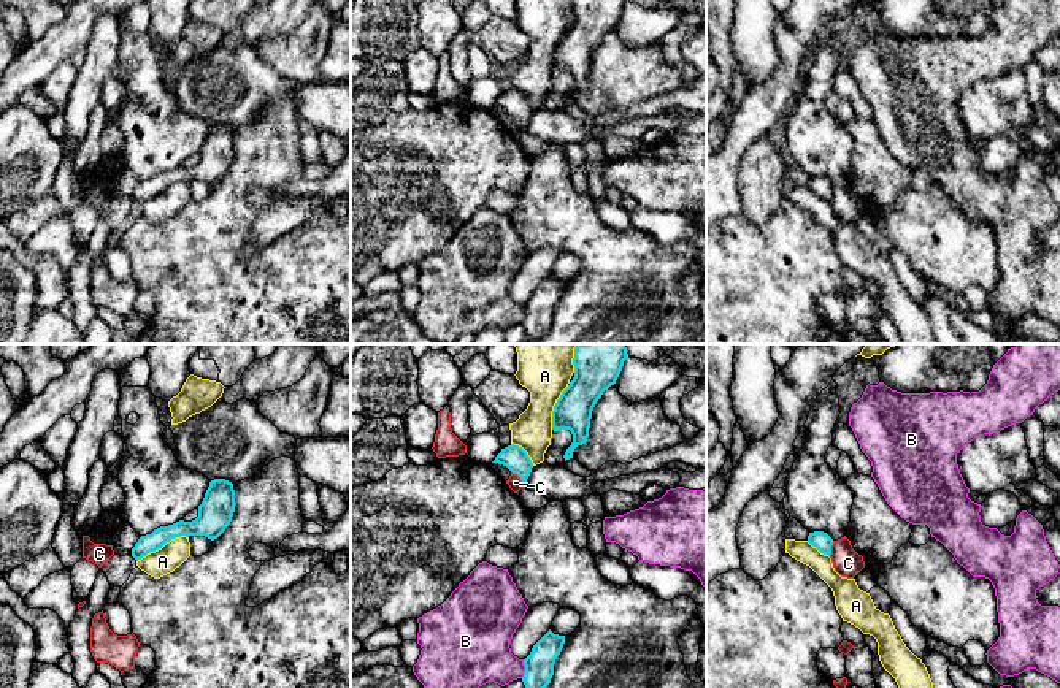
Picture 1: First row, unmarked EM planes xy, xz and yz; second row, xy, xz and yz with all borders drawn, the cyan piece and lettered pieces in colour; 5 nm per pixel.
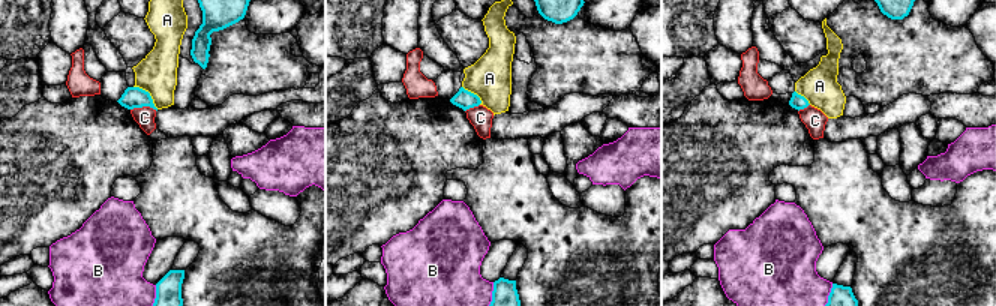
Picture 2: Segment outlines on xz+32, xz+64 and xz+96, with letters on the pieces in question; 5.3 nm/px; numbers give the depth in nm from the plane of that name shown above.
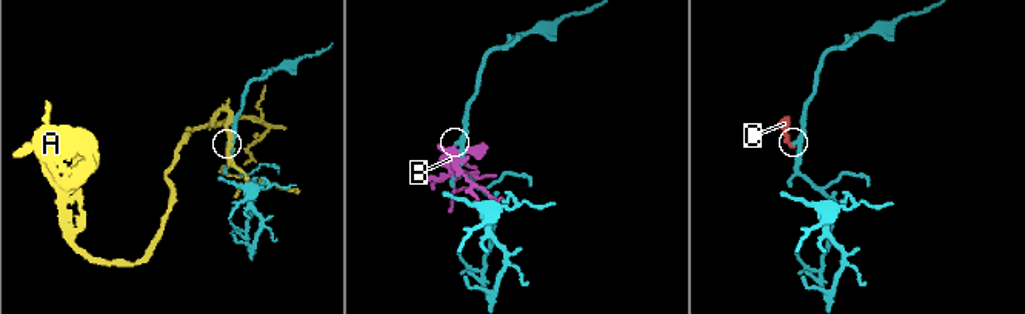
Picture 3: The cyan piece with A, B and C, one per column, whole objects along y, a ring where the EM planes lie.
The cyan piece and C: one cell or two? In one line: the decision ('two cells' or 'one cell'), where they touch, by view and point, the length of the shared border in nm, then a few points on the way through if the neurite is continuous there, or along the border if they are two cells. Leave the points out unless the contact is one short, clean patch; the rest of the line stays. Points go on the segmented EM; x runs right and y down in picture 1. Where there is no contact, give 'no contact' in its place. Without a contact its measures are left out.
two cells; contact xz (519, 476); length 100 nm; border xz (511, 471), (524, 484)

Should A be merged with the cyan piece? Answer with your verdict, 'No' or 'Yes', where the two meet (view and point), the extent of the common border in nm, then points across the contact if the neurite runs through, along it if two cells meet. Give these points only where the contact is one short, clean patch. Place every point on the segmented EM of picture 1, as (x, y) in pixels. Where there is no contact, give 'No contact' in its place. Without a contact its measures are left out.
No. Touches cyan at xy (162, 546). Shared border 300 nm

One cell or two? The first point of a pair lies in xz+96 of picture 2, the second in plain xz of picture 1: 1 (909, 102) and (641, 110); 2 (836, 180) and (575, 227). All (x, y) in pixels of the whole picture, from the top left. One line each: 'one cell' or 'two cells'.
1: one cell
2: one cell

